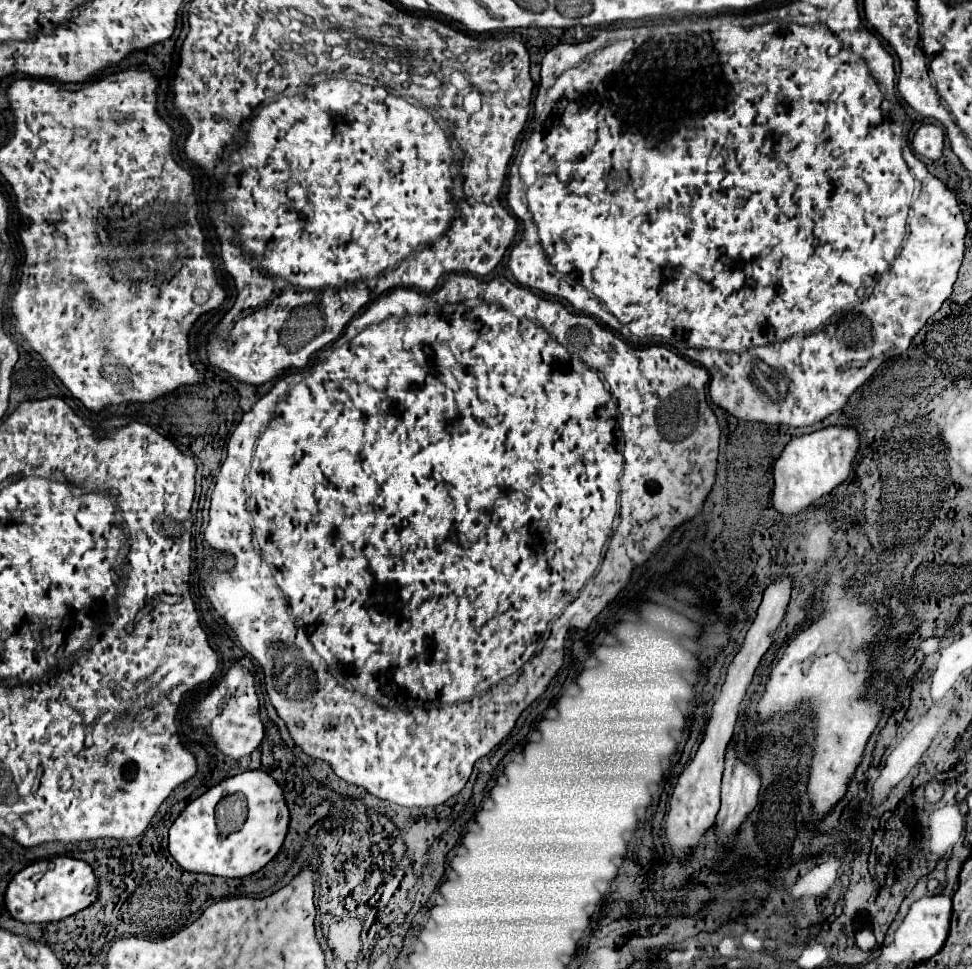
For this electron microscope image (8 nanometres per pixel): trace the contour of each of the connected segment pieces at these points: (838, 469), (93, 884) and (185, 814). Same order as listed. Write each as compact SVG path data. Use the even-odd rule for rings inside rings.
M835 424L817 434L795 436L787 442L773 466L773 506L781 516L797 516L841 486L859 454L861 432L851 424Z
M55 856L45 860L43 864L45 864L43 870L35 868L37 862L29 864L11 878L5 890L5 906L15 920L19 922L63 920L87 908L97 898L97 880L89 864L69 856Z
M265 772L227 778L189 802L169 828L169 852L187 872L243 878L261 870L281 848L289 824L283 790Z

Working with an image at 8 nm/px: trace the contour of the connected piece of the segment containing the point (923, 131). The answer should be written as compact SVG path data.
M923 124L915 132L911 144L919 156L925 156L929 160L937 160L943 150L943 128L937 124Z

